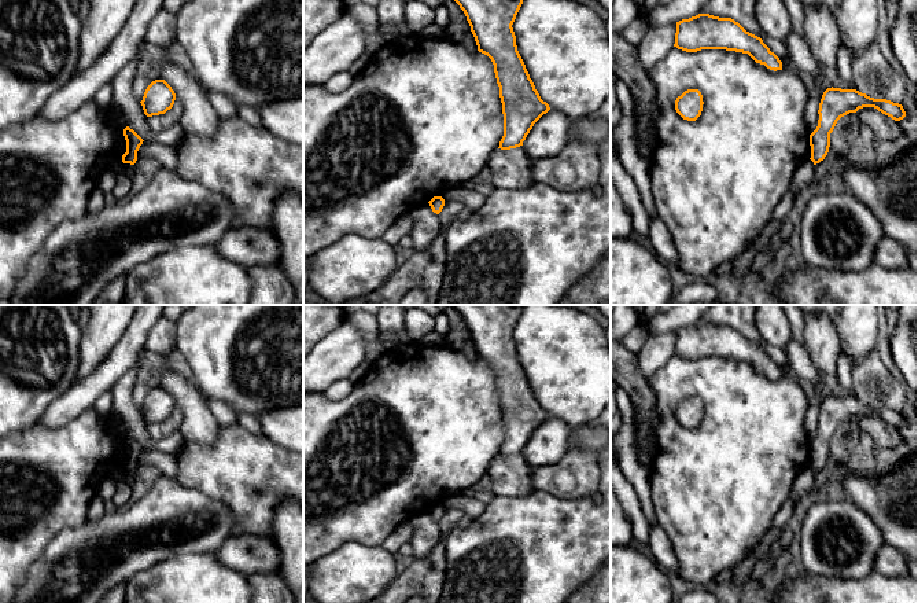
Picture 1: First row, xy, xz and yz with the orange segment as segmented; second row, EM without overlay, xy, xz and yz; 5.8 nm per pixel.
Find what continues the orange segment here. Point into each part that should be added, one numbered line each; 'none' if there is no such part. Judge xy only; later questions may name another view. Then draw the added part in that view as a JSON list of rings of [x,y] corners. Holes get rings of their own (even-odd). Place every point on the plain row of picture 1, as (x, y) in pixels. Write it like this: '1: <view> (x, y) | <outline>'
none

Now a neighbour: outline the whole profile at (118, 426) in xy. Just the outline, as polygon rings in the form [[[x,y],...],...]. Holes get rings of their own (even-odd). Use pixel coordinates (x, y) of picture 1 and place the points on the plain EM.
[[[113,409],[113,412],[110,413],[110,422],[111,422],[111,426],[113,426],[113,430],[119,435],[119,437],[125,437],[128,433],[126,433],[126,426],[122,420],[122,418],[119,416],[118,412],[115,412]]]

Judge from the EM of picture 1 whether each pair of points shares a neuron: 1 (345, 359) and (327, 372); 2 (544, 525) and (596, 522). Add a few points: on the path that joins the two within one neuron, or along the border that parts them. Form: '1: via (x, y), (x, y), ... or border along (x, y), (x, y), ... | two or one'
1: via (340, 359), (331, 368) | one
2: via (556, 525), (583, 525) | one

